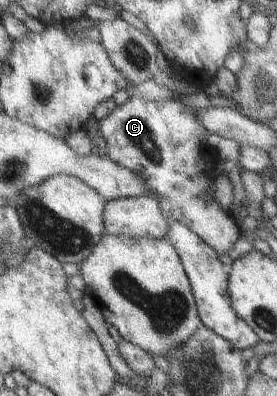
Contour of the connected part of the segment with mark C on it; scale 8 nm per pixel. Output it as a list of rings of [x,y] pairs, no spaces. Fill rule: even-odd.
[[[129,96],[124,104],[98,121],[97,128],[107,147],[106,157],[144,178],[165,218],[182,222],[218,254],[232,247],[240,237],[239,220],[222,210],[212,197],[204,196],[211,175],[200,160],[199,144],[202,148],[208,133],[196,120],[192,108],[173,99],[148,102]]]

